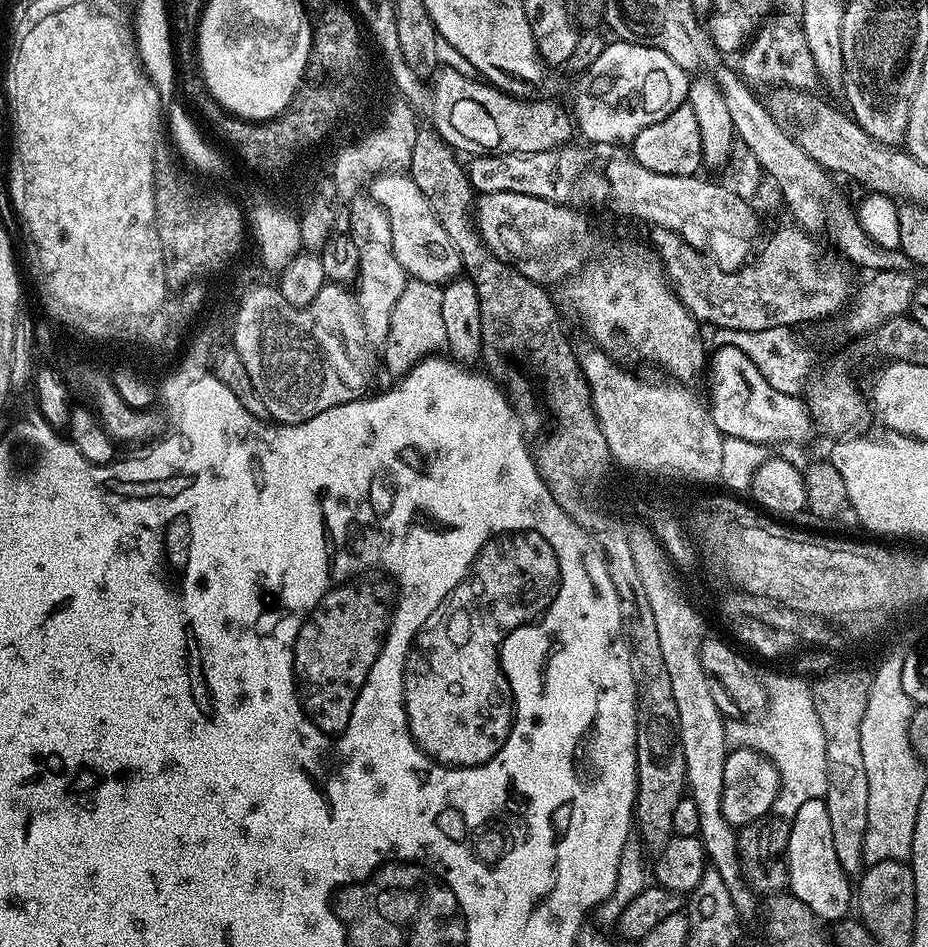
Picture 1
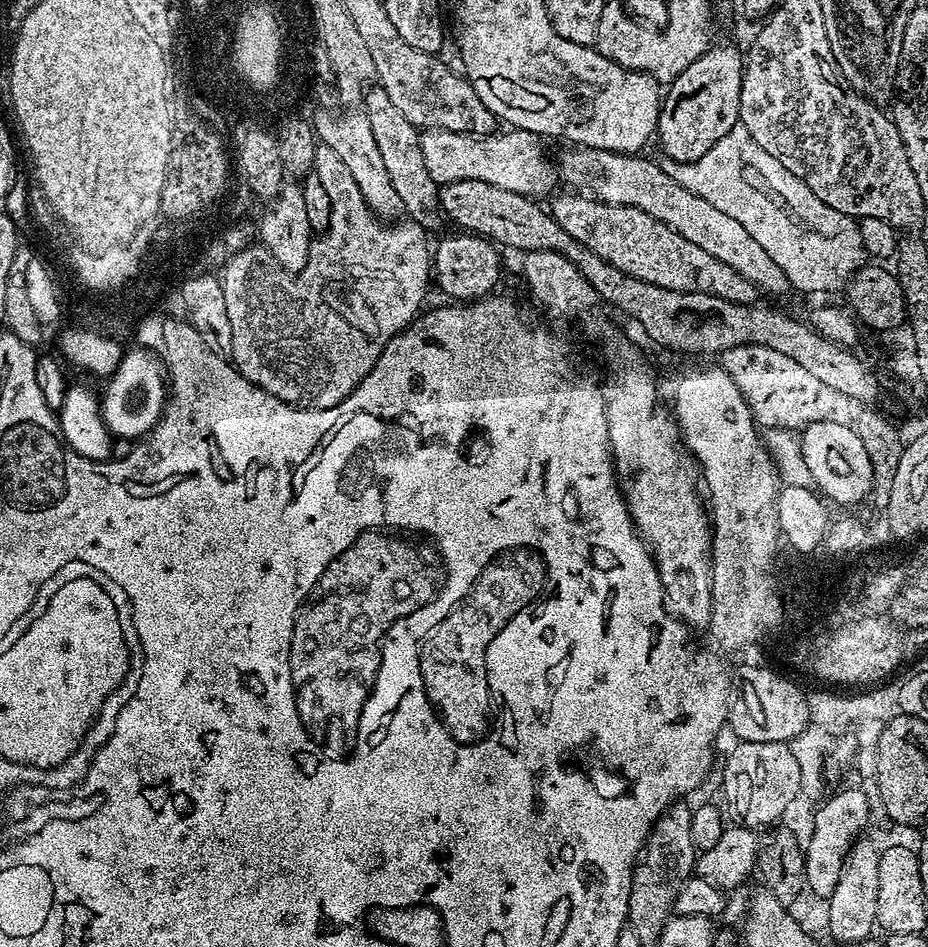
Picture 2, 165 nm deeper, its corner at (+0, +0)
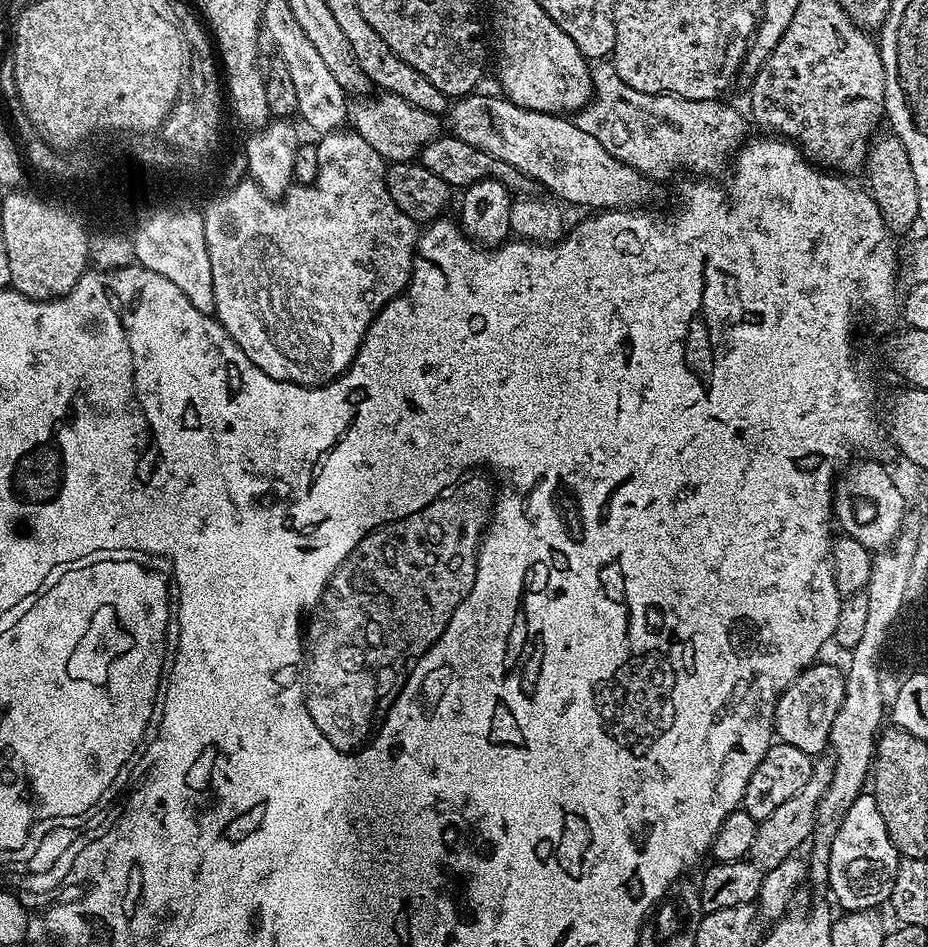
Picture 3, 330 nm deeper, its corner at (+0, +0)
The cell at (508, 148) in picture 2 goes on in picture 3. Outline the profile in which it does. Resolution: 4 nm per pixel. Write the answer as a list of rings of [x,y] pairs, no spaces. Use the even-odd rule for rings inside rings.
[[[376,94],[373,100],[369,98],[360,98],[351,105],[350,108],[350,124],[358,135],[366,138],[366,142],[370,142],[370,146],[374,146],[374,150],[378,150],[378,154],[385,162],[408,162],[419,155],[421,148],[430,143],[432,139],[441,131],[437,113],[427,112],[418,106],[414,106],[410,102],[406,102],[402,98],[391,94]]]

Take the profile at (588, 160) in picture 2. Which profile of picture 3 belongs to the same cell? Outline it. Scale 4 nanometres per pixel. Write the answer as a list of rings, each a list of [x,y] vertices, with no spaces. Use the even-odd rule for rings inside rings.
[[[469,94],[451,105],[447,113],[452,123],[451,135],[514,166],[514,170],[535,180],[545,193],[565,205],[581,204],[588,208],[584,210],[636,210],[647,205],[644,203],[652,196],[653,181],[610,155],[598,138],[586,134],[586,130],[579,128],[567,115],[531,112],[500,94],[480,95]]]

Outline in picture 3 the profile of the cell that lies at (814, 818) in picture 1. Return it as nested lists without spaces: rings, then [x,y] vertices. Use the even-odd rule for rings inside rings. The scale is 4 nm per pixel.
[[[864,790],[845,808],[837,823],[830,846],[827,891],[832,891],[831,899],[837,905],[840,903],[844,912],[879,909],[879,904],[889,903],[900,860],[900,852],[894,842],[890,842],[890,834],[886,834],[886,822],[882,822],[876,797]]]

